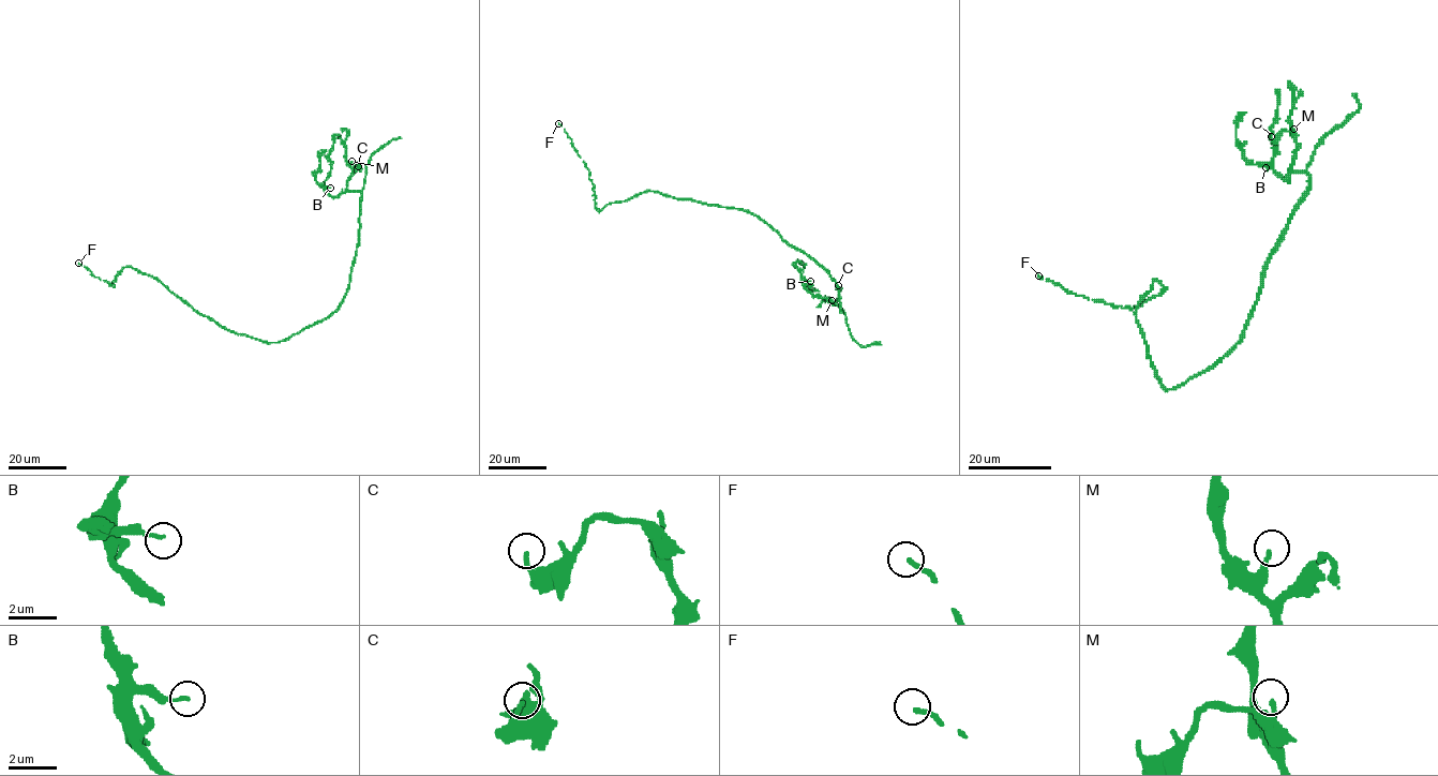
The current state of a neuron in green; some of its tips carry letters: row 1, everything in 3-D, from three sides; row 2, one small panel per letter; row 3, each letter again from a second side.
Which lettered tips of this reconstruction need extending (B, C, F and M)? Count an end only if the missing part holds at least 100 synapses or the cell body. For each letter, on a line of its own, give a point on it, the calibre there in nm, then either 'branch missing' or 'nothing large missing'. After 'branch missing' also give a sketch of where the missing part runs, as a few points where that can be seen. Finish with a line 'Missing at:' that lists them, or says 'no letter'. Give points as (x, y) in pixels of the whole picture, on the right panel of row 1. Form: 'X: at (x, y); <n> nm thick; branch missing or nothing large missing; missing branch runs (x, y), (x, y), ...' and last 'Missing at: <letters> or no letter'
B: at (1266, 167); 140 nm thick; nothing large missing
C: at (1271, 136); 180 nm thick; nothing large missing
F: at (1038, 275); 190 nm thick; nothing large missing
M: at (1293, 129); 180 nm thick; nothing large missing
Missing at: no letter

